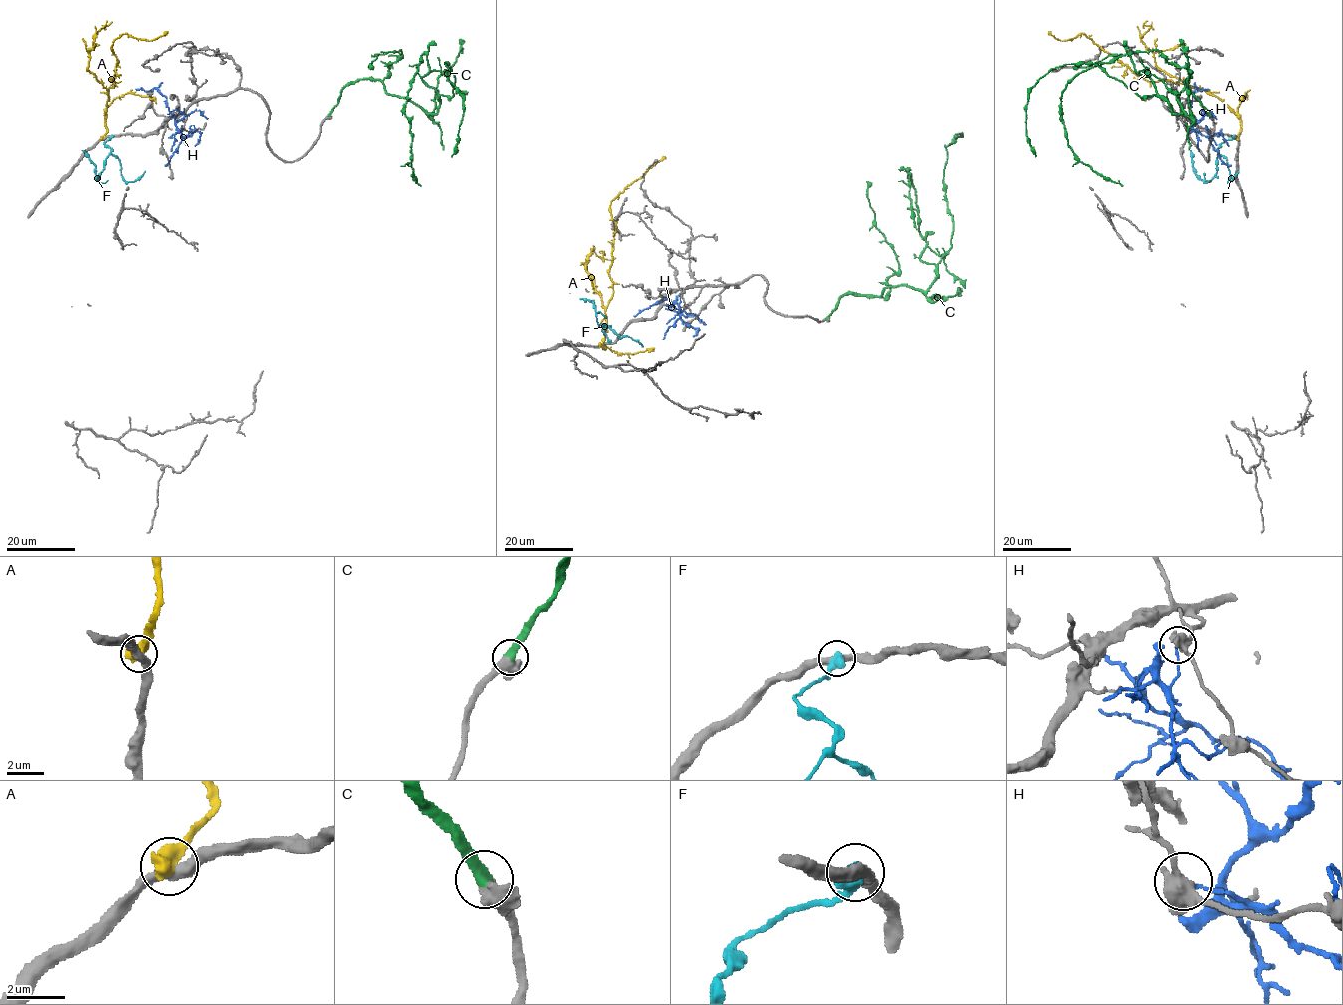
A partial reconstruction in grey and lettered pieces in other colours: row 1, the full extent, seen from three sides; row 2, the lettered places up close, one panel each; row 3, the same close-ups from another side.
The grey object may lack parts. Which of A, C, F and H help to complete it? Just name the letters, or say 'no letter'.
C

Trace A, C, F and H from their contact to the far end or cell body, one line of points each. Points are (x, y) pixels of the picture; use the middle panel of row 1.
A: (600, 345), (605, 348), (605, 309), (613, 292), (608, 273), (614, 227), (611, 202), (664, 156)
C: (827, 317), (844, 294), (926, 291), (937, 277), (920, 259), (927, 244), (903, 167), (919, 230)
F: (609, 342), (601, 329), (609, 326), (599, 325), (594, 301), (580, 298)
H: (680, 296), (678, 303), (675, 301), (672, 303), (667, 298), (633, 316)

